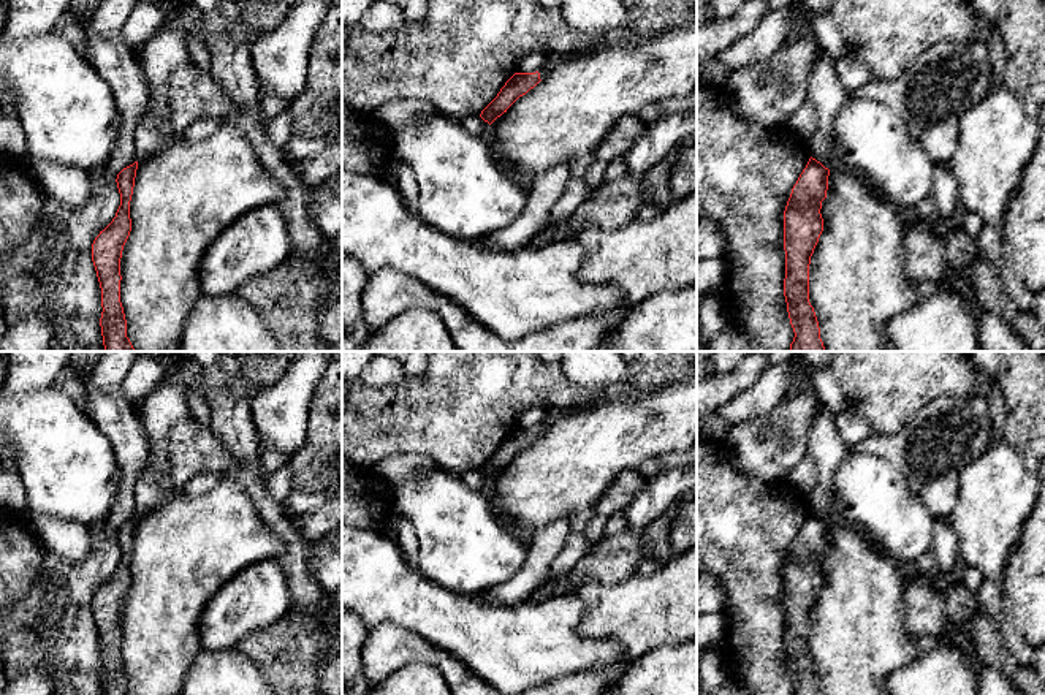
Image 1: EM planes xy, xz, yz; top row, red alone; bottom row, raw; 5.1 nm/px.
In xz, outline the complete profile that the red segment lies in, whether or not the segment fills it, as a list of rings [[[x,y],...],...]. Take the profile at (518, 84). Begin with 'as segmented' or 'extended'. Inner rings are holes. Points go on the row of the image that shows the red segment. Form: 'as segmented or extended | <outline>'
as segmented | [[[515,73],[497,97],[481,111],[480,117],[489,125],[500,117],[507,109],[530,89],[540,82],[540,73]]]

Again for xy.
as segmented | [[[138,161],[117,174],[120,206],[112,222],[100,231],[92,244],[92,261],[101,288],[101,336],[104,351],[135,351],[127,337],[127,320],[120,302],[120,258],[131,231],[130,201]]]

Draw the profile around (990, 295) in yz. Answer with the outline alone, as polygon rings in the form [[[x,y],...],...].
[[[977,255],[967,280],[975,293],[980,312],[1001,315],[1032,351],[1045,351],[1045,329],[1034,312],[1023,310],[1005,293],[991,263]]]

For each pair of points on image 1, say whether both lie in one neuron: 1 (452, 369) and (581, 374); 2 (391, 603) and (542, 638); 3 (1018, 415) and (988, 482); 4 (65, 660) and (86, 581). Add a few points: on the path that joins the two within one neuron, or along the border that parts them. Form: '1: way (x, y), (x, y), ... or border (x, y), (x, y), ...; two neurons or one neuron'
1: border (559, 368), (570, 380), (588, 388); two neurons
2: way (429, 611), (485, 638), (504, 638); one neuron
3: border (1001, 440), (1022, 458), (1028, 469); two neurons
4: way (65, 641), (67, 600); one neuron

